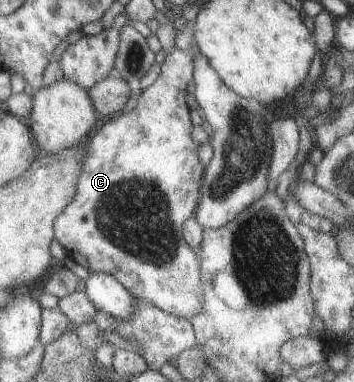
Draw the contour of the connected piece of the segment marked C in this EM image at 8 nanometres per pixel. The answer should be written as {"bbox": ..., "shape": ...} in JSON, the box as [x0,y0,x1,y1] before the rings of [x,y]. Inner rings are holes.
{"bbox":[53,21,205,321],"shape":[[[168,21],[165,25],[160,25],[155,34],[163,47],[162,54],[164,61],[161,63],[161,70],[158,77],[146,88],[138,98],[138,104],[132,111],[120,114],[108,119],[100,121],[95,131],[87,143],[85,156],[81,159],[81,172],[77,179],[77,188],[73,200],[64,208],[53,223],[53,232],[56,241],[62,244],[66,250],[67,258],[82,265],[92,272],[102,272],[113,275],[126,289],[136,298],[142,298],[149,301],[152,305],[158,307],[162,311],[186,318],[188,321],[192,316],[199,314],[203,310],[203,285],[201,282],[201,273],[199,261],[196,252],[185,242],[181,227],[183,223],[195,214],[198,207],[200,188],[203,186],[203,175],[205,166],[198,161],[199,146],[192,137],[192,120],[190,120],[190,108],[186,102],[186,87],[193,78],[193,55],[188,50],[179,50],[174,45],[174,39],[178,30],[174,30],[174,25]]]}

